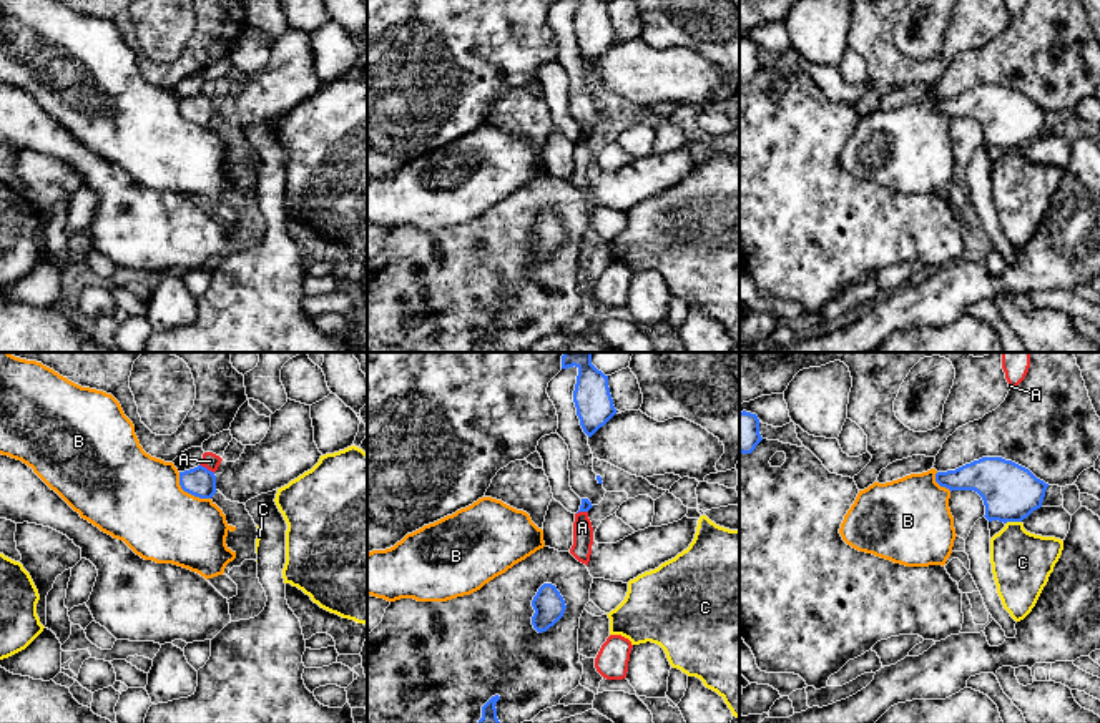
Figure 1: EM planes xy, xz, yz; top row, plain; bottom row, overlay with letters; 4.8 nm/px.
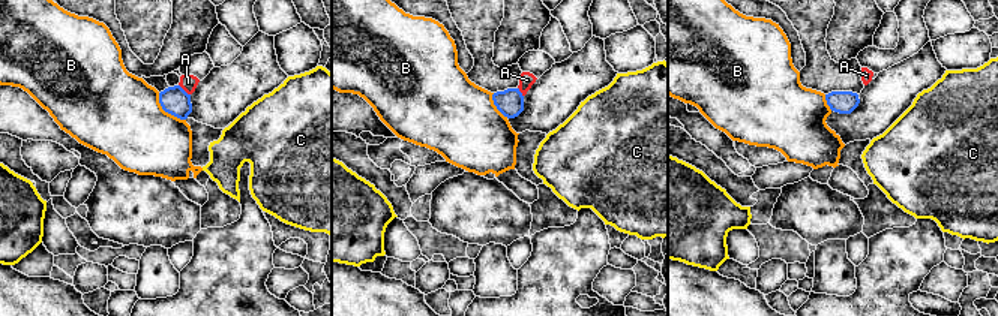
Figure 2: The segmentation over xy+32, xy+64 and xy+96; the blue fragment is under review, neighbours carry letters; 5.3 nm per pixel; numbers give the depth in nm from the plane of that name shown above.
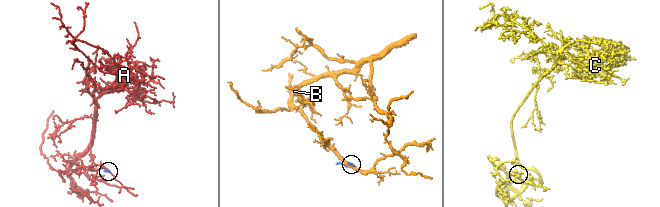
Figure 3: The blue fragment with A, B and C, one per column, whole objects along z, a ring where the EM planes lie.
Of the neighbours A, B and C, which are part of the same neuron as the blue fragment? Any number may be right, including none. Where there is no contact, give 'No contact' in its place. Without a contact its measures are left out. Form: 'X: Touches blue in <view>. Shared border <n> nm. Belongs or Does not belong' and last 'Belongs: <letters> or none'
A: Touches blue in xy. Shared border 80 nm. Does not belong
B: Touches blue in xy. Shared border 200 nm. Does not belong
C: Touches blue in yz. Shared border 80 nm. Does not belong
Belongs: none

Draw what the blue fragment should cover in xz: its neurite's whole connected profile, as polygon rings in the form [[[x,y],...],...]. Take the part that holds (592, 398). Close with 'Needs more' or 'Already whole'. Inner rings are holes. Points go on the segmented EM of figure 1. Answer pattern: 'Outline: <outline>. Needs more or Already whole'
Outline: [[[563,352],[562,369],[577,367],[573,402],[583,432],[592,437],[615,414],[608,376],[592,364],[592,352]]]. Already whole

